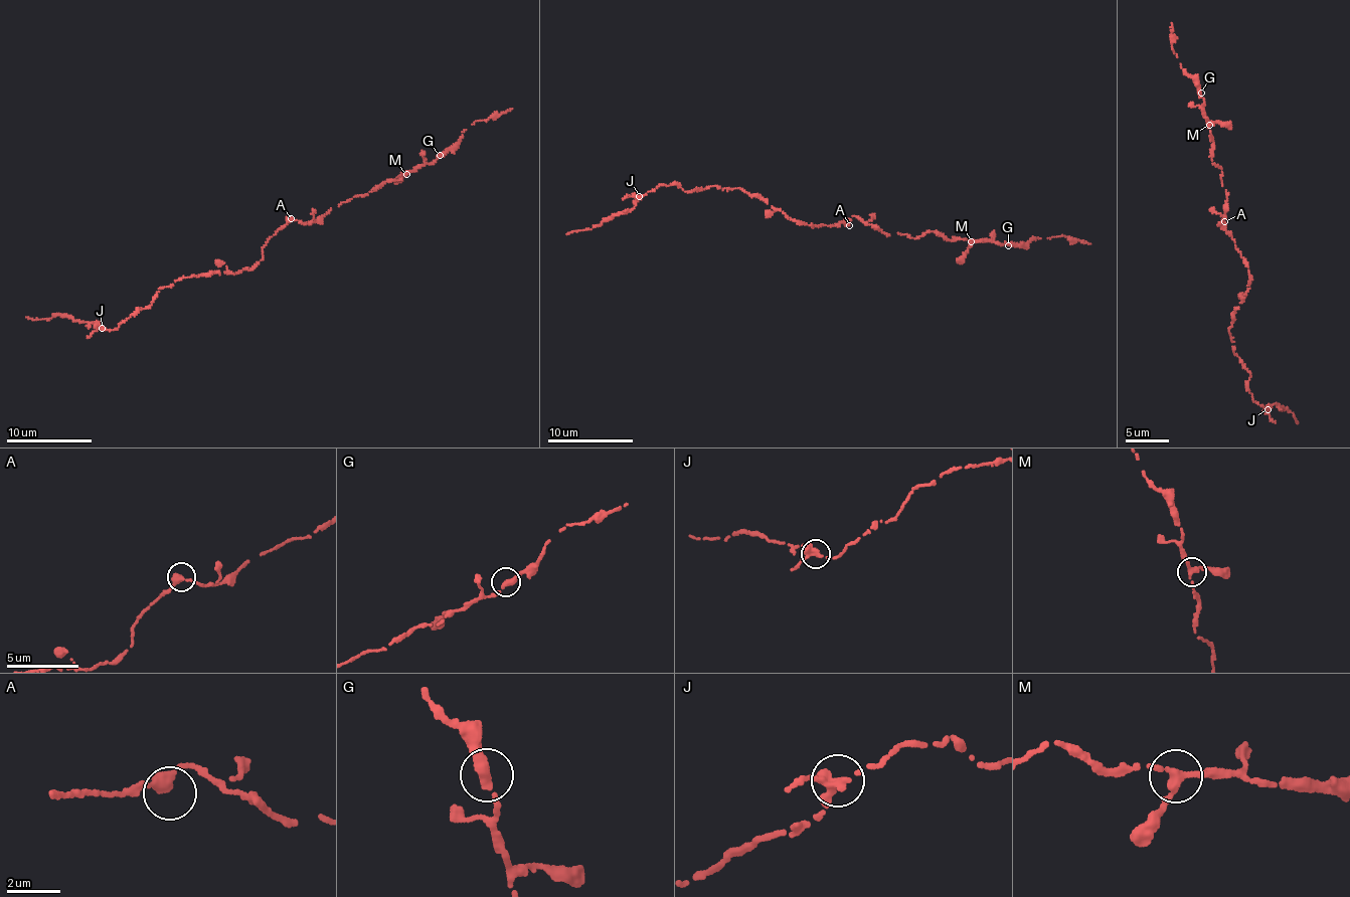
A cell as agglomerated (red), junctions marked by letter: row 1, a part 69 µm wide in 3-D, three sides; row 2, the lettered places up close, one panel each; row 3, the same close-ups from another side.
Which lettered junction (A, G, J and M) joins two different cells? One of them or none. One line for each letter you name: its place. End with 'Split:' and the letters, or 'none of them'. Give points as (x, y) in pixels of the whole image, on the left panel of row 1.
J: Place: (102, 328)
Split: J

